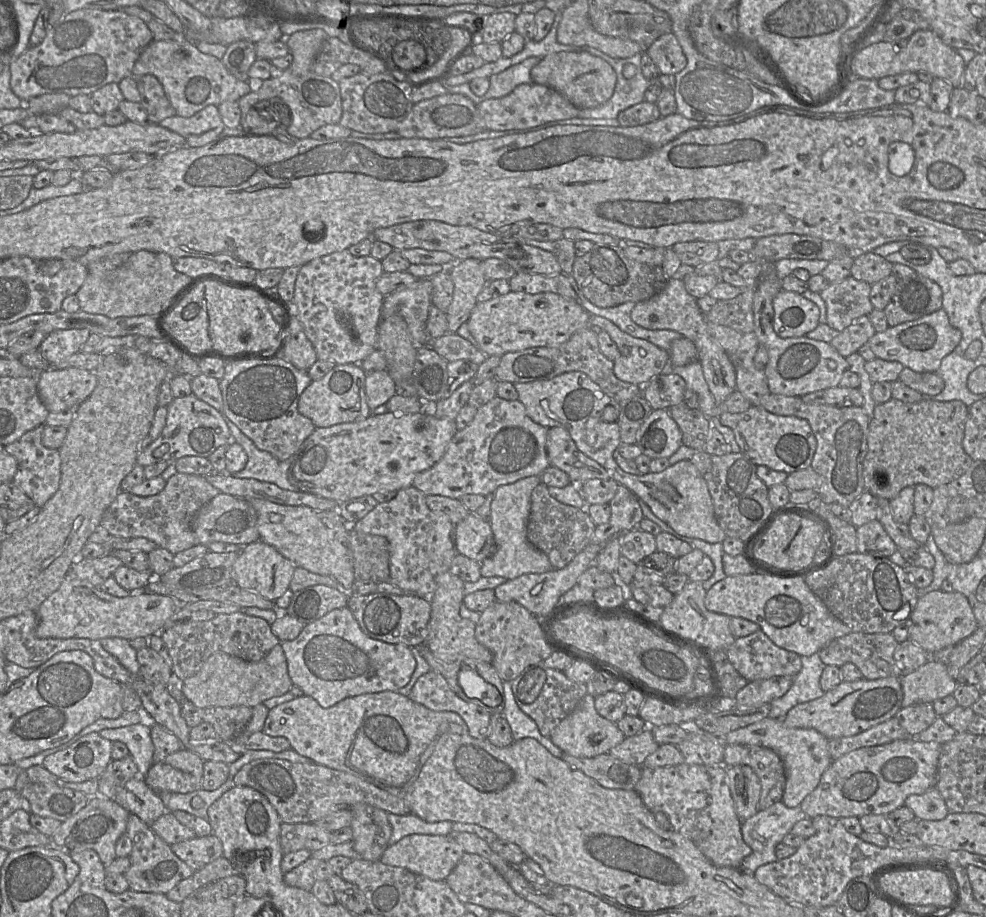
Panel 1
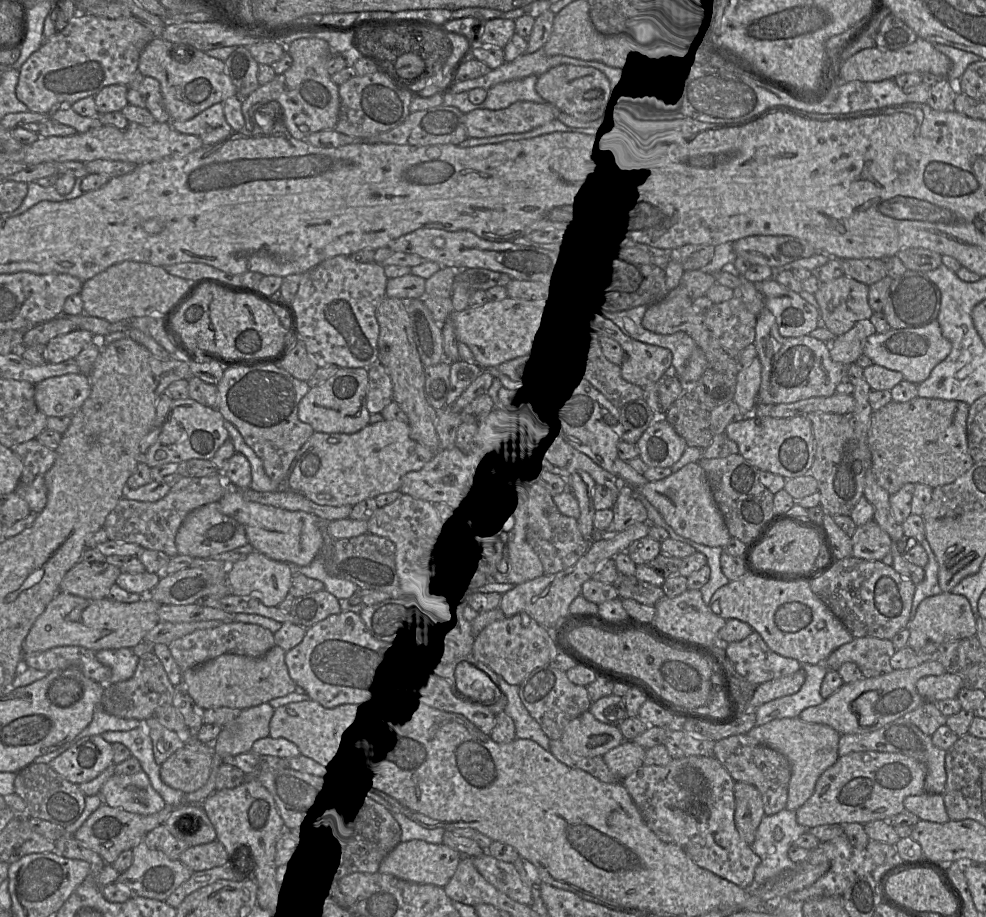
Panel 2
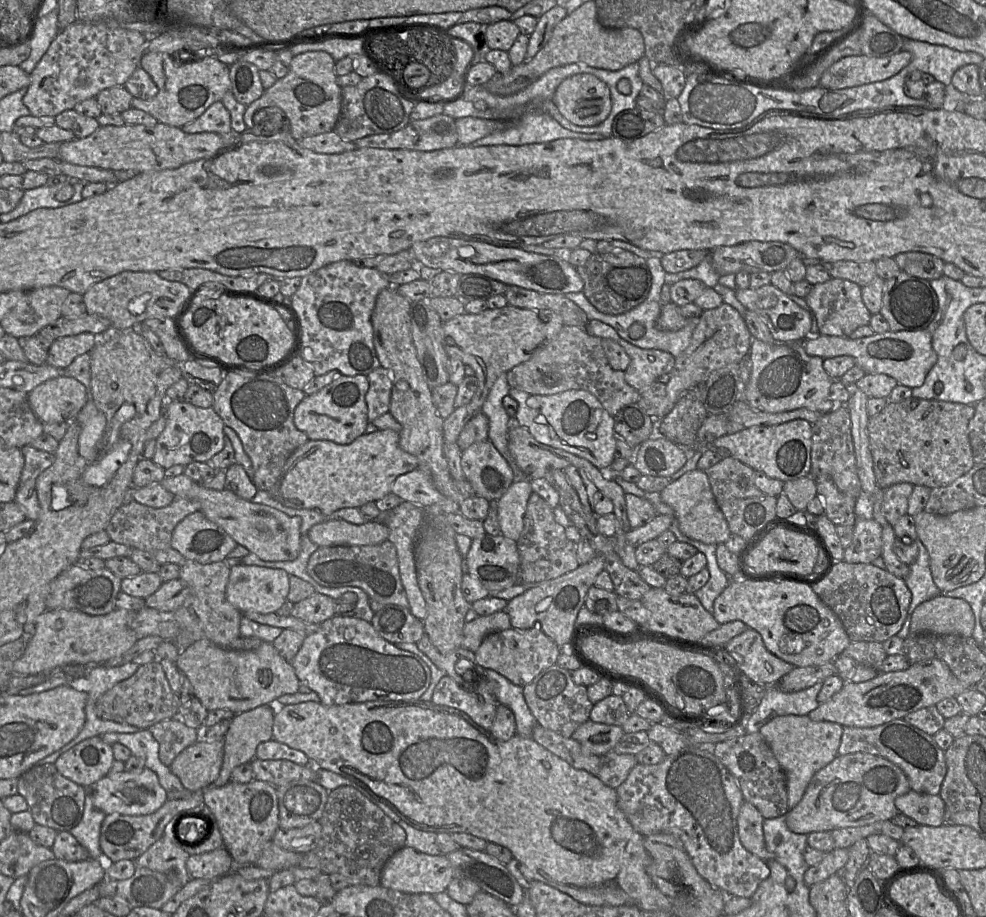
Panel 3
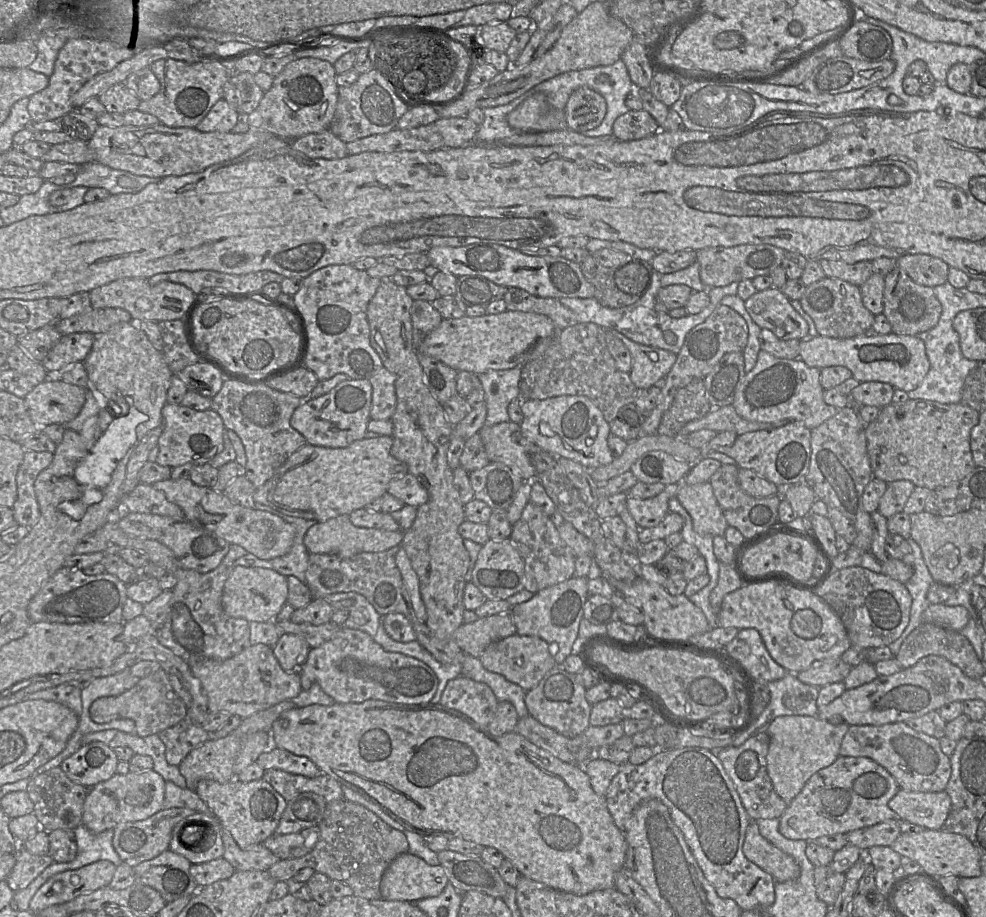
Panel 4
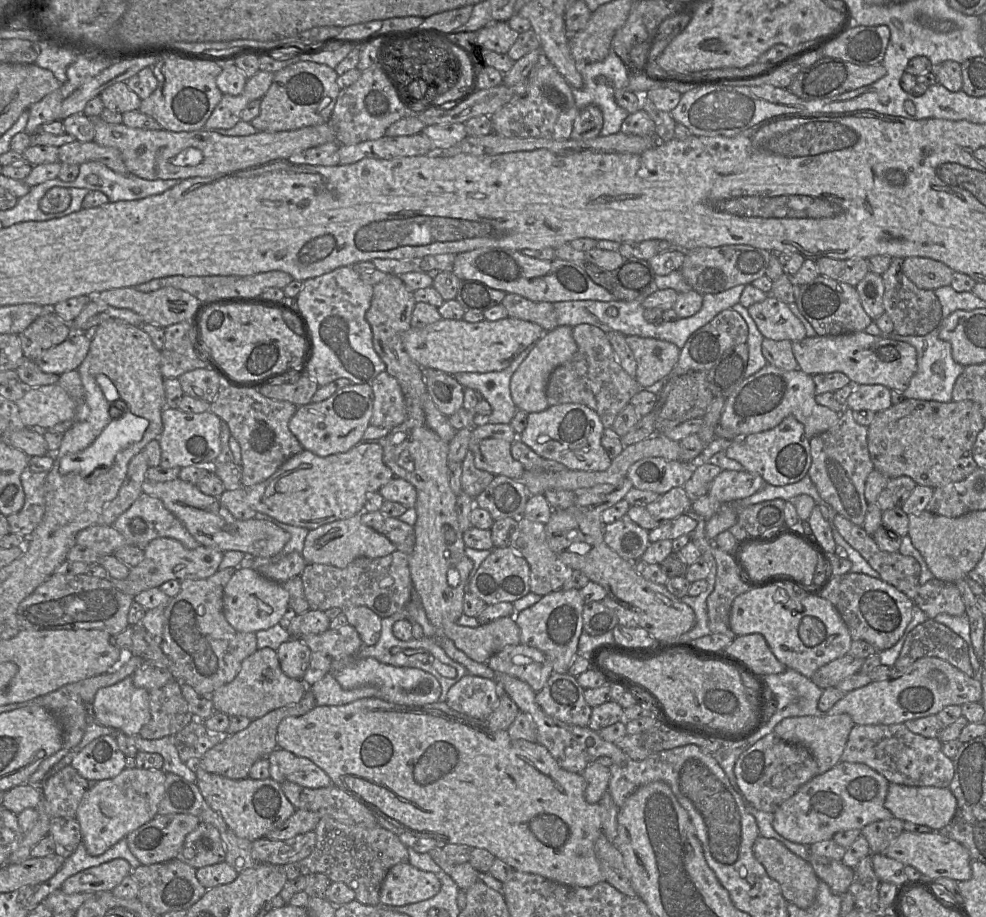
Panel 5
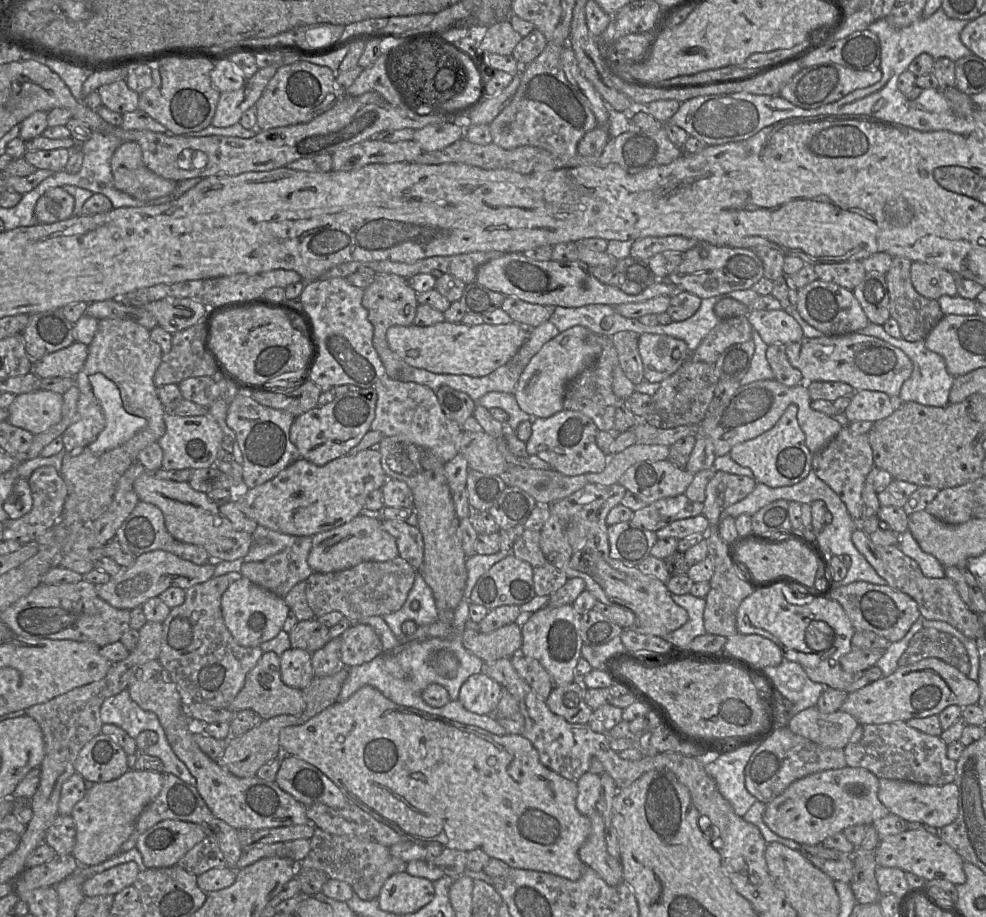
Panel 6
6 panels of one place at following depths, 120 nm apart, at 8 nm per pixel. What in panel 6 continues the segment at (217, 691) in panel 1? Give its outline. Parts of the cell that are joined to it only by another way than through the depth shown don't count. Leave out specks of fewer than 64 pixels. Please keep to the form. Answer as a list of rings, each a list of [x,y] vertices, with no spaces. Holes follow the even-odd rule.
[[[265,652],[247,673],[243,687],[230,703],[229,709],[233,712],[251,709],[267,720],[281,714],[297,715],[305,709],[305,701],[302,690],[287,686],[281,680],[279,656],[275,652]]]

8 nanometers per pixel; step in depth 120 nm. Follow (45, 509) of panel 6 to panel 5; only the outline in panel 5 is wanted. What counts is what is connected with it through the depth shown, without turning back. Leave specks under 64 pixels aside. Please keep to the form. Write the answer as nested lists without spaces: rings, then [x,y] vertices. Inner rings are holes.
[[[31,456],[21,473],[25,500],[21,510],[7,516],[10,533],[28,538],[45,512],[44,483],[54,463],[52,456]]]

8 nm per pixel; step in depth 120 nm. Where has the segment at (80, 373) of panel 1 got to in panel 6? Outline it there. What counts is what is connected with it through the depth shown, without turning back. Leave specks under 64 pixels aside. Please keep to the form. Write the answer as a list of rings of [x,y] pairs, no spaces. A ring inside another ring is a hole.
[[[39,389],[16,395],[7,408],[7,421],[33,435],[45,432],[61,420],[63,396]]]

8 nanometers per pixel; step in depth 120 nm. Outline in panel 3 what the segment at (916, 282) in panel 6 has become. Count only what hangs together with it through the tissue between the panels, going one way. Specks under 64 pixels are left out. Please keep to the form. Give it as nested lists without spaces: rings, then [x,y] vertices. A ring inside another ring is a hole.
[[[909,251],[897,254],[895,260],[901,271],[927,280],[935,280],[944,275],[945,262],[930,253]]]

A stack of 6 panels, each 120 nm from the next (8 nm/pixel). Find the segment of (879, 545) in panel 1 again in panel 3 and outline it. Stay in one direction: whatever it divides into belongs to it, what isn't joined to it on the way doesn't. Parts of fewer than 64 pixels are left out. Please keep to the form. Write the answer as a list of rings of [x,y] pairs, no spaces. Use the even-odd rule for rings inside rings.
[[[857,519],[850,545],[845,549],[843,561],[872,564],[881,556],[882,526],[874,519]]]

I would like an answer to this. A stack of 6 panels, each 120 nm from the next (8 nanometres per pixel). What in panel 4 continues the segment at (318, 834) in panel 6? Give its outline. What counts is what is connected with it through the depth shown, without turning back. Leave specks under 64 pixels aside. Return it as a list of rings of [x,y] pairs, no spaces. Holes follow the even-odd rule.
[[[340,799],[340,800],[327,802],[325,811],[323,813],[323,817],[317,826],[319,828],[319,839],[317,843],[315,844],[314,848],[310,852],[308,852],[307,854],[299,858],[279,860],[266,871],[267,874],[277,881],[287,881],[291,879],[299,870],[309,867],[309,868],[312,868],[315,872],[320,872],[322,874],[325,874],[327,877],[329,877],[330,880],[339,880],[343,882],[344,884],[348,885],[353,890],[353,894],[356,896],[359,896],[368,900],[381,899],[380,882],[381,882],[381,879],[385,870],[397,856],[409,851],[408,840],[406,836],[404,835],[404,833],[402,833],[401,831],[385,823],[379,816],[377,816],[375,813],[365,808],[364,806],[348,801],[346,799]]]

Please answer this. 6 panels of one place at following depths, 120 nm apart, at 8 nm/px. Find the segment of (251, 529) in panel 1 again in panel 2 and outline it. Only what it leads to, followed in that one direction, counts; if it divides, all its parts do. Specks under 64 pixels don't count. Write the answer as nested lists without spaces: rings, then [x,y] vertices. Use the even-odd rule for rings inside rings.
[[[218,502],[202,505],[189,512],[175,536],[178,554],[192,558],[215,557],[223,552],[235,550],[247,543],[244,527],[232,517],[223,514],[219,510]]]

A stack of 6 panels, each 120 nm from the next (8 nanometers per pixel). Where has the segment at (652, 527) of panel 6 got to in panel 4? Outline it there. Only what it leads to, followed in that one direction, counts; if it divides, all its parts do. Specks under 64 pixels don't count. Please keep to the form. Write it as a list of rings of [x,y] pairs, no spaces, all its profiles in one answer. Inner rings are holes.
[[[682,482],[666,485],[660,494],[647,499],[639,499],[632,496],[627,498],[627,507],[633,519],[640,528],[657,526],[669,511],[669,501],[676,498]]]

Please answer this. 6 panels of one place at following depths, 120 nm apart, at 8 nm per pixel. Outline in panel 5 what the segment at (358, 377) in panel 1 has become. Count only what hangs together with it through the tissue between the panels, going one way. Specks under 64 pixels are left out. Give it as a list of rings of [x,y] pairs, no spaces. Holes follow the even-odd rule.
[[[350,384],[338,389],[321,402],[310,402],[298,406],[289,420],[289,429],[305,450],[325,457],[344,453],[362,441],[373,413],[374,394],[370,384]]]

